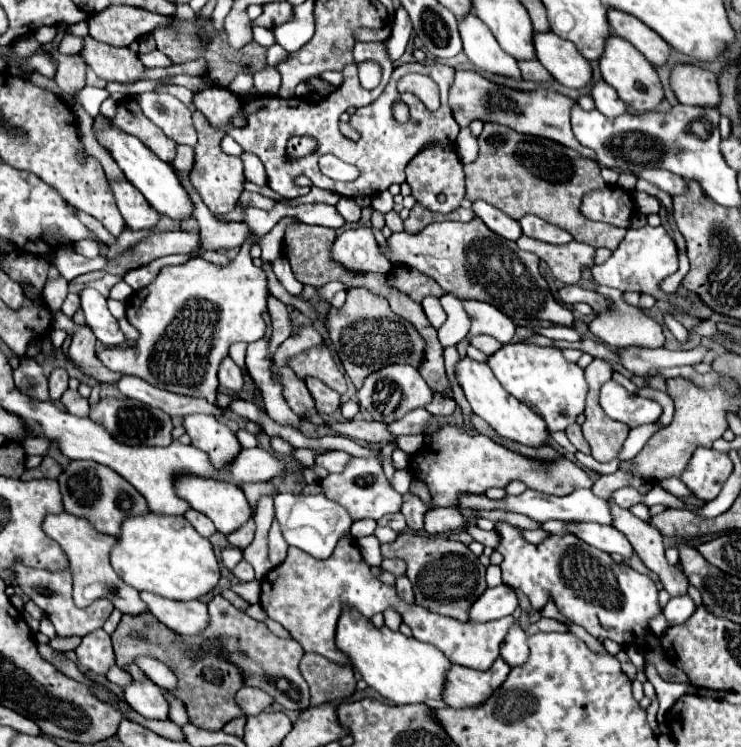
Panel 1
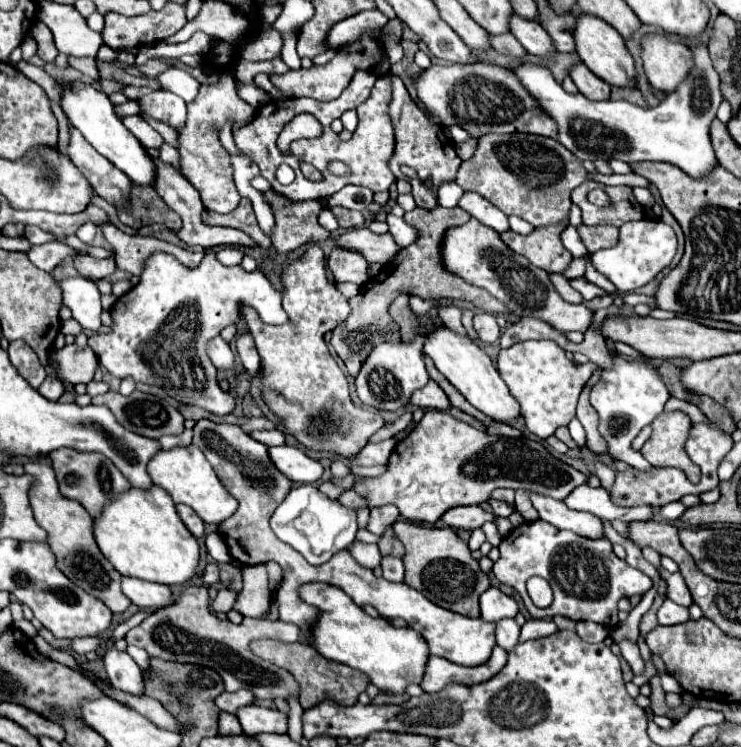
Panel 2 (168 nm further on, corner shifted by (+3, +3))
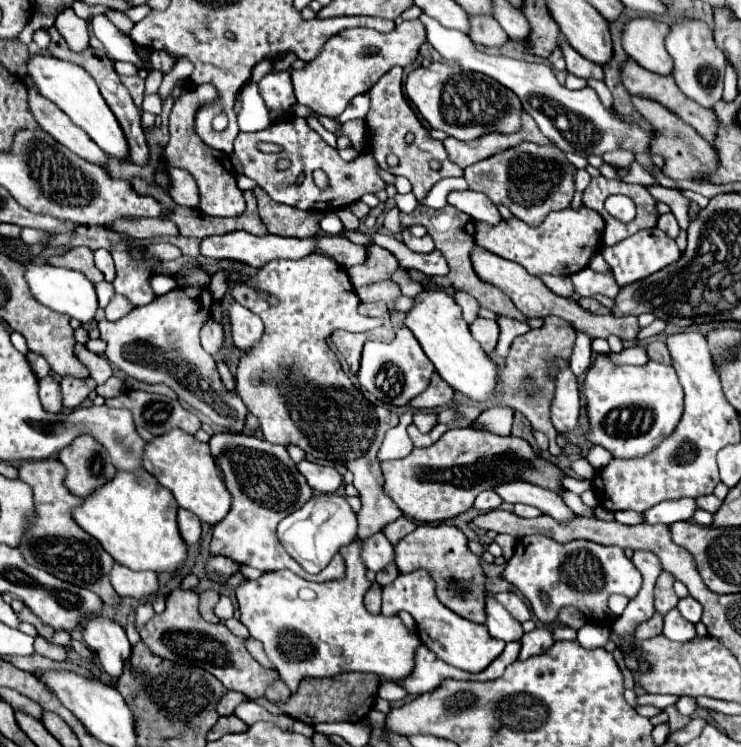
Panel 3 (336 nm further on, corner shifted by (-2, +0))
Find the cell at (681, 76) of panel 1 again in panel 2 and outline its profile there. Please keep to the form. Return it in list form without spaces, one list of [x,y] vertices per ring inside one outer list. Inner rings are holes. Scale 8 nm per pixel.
[[[656,32],[642,36],[640,56],[650,84],[664,92],[672,92],[692,68],[692,52],[688,46]]]

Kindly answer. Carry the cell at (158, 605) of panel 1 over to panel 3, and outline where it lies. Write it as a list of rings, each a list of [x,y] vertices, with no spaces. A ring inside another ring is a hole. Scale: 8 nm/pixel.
[[[115,563],[111,571],[111,583],[113,583],[113,589],[121,597],[133,597],[137,601],[147,601],[159,595],[157,573],[153,571],[131,571]]]

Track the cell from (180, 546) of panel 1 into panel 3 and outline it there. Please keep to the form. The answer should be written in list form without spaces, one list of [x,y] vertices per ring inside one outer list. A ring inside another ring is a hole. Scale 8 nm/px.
[[[137,469],[131,473],[119,471],[113,481],[85,497],[83,505],[73,511],[73,517],[117,563],[137,571],[173,575],[187,561],[187,547],[177,529],[177,509],[179,505],[169,489],[159,485],[145,469]]]

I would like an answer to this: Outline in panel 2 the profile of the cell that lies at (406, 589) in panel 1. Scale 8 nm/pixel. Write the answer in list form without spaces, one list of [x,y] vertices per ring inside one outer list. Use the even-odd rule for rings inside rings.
[[[382,556],[380,566],[382,566],[382,572],[384,572],[382,576],[386,580],[390,580],[390,582],[402,582],[404,580],[404,564],[402,564],[400,558],[396,558],[396,556]]]

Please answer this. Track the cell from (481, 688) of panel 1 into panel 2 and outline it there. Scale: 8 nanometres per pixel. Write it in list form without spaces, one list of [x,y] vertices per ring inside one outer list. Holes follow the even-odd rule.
[[[496,646],[488,662],[484,662],[480,666],[474,666],[474,668],[466,668],[466,666],[458,666],[450,660],[444,660],[444,658],[438,658],[438,656],[430,654],[428,662],[426,662],[424,678],[420,682],[420,688],[424,692],[438,692],[448,682],[466,682],[466,684],[486,682],[488,678],[498,674],[500,668],[504,668],[506,658],[508,658],[508,652],[500,646]]]

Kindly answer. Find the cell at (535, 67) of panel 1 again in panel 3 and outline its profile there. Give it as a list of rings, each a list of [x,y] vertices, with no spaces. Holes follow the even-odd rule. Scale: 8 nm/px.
[[[469,17],[471,19],[471,33],[469,37],[485,47],[503,47],[509,41],[509,35],[497,25],[493,17]]]

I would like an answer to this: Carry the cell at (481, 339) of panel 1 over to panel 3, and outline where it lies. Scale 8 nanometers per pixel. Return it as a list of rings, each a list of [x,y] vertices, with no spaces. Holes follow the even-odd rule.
[[[457,291],[455,293],[455,301],[457,301],[457,305],[463,309],[463,317],[465,317],[465,321],[471,325],[477,317],[479,317],[479,303],[477,303],[477,299],[475,297],[471,297],[469,293],[463,293],[463,291]]]

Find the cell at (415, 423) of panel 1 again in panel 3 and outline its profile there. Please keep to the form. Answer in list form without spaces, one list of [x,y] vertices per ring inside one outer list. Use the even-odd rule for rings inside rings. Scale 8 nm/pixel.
[[[309,253],[309,257],[301,257],[297,261],[281,261],[281,259],[269,261],[259,269],[255,277],[243,281],[241,285],[235,285],[231,289],[231,295],[239,305],[257,313],[261,321],[265,323],[265,333],[261,341],[255,345],[255,349],[251,349],[249,353],[241,357],[237,375],[235,375],[237,395],[243,399],[247,409],[253,415],[257,415],[259,427],[265,439],[271,443],[279,443],[279,445],[295,443],[311,459],[327,459],[327,461],[345,465],[355,477],[353,485],[359,489],[361,503],[363,503],[361,511],[357,513],[357,521],[359,521],[357,537],[365,539],[371,533],[383,531],[389,523],[393,523],[395,519],[403,515],[401,509],[383,493],[381,467],[377,461],[377,451],[381,447],[383,435],[387,429],[399,423],[399,415],[387,405],[369,403],[361,395],[361,391],[351,383],[351,379],[345,375],[339,359],[327,345],[327,337],[337,329],[365,332],[381,325],[381,321],[363,317],[357,313],[359,297],[349,281],[347,269],[337,265],[331,257],[323,253]],[[259,291],[273,293],[279,299],[279,303],[269,305],[259,295]]]

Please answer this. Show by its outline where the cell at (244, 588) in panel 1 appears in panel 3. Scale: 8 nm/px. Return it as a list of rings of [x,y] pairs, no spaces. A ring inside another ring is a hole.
[[[221,597],[217,607],[215,607],[215,615],[221,619],[221,621],[227,621],[233,617],[233,603],[229,597]]]

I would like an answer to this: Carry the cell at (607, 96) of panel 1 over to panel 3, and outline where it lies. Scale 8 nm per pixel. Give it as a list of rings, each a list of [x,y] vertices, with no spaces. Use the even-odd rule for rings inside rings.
[[[559,39],[559,45],[561,45],[565,61],[567,61],[567,71],[571,75],[581,77],[581,79],[599,79],[599,81],[603,81],[603,69],[601,69],[601,65],[591,63],[585,57],[581,57],[573,47],[569,47],[565,43],[565,39]]]

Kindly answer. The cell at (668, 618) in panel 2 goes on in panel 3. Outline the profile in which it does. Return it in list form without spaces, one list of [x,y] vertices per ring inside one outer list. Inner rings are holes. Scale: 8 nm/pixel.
[[[671,609],[665,615],[663,635],[673,641],[691,641],[695,637],[695,625],[691,621],[685,621],[685,617],[681,617],[679,609]]]

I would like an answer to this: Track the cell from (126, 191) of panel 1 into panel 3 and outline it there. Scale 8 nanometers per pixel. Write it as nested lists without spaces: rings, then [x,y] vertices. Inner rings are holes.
[[[29,89],[29,109],[45,133],[49,133],[69,151],[77,153],[81,159],[93,161],[95,165],[101,165],[101,169],[107,171],[107,155],[55,103]]]

